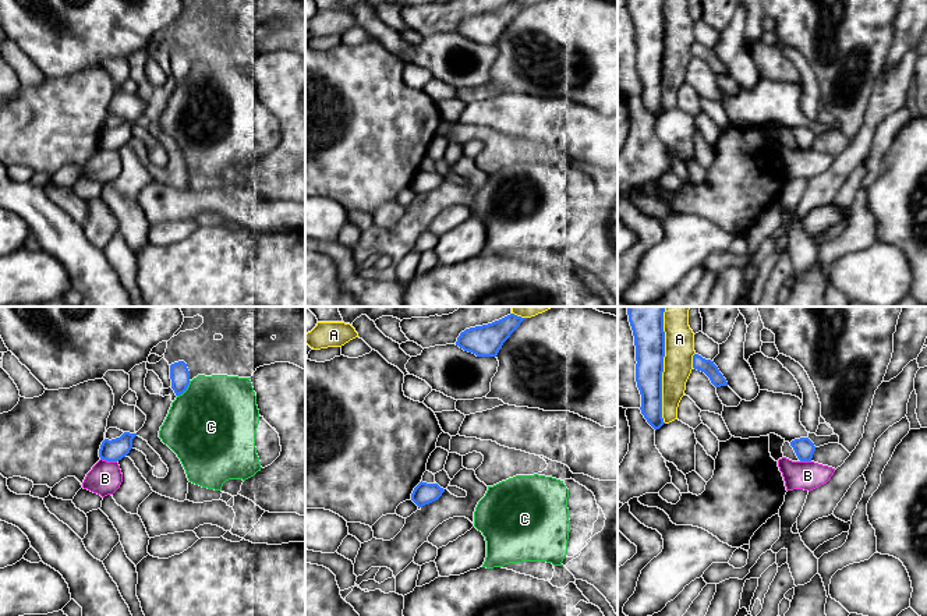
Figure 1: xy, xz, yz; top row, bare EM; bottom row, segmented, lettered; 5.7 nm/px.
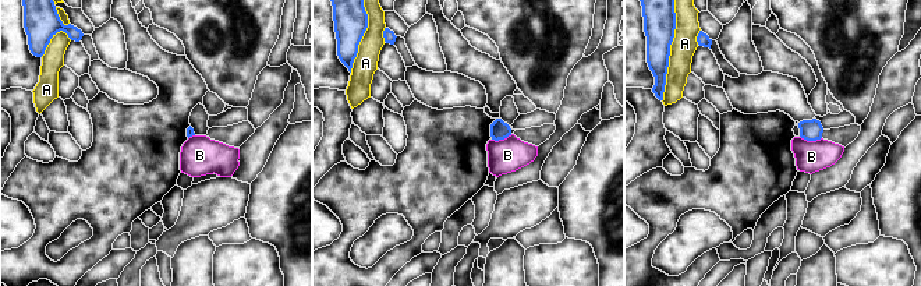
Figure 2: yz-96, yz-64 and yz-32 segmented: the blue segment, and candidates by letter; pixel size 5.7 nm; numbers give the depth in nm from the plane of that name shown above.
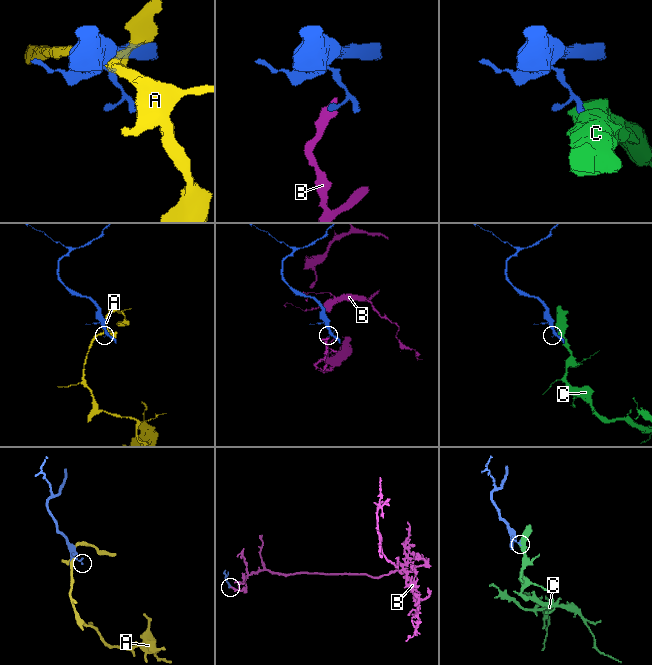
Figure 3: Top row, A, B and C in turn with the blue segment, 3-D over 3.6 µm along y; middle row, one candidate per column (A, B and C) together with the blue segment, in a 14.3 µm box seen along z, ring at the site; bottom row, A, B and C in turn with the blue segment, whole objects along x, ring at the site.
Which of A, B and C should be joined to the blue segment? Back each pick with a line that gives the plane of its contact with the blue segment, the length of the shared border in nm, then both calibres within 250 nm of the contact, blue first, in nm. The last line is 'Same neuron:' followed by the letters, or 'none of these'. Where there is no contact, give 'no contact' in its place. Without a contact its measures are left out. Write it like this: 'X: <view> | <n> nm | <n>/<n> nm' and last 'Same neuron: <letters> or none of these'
Same neuron: none of these

